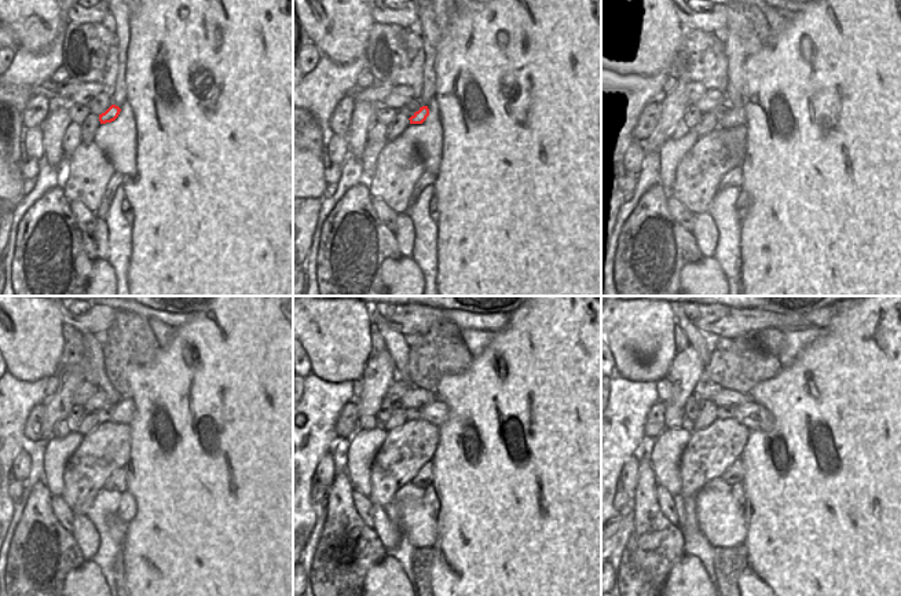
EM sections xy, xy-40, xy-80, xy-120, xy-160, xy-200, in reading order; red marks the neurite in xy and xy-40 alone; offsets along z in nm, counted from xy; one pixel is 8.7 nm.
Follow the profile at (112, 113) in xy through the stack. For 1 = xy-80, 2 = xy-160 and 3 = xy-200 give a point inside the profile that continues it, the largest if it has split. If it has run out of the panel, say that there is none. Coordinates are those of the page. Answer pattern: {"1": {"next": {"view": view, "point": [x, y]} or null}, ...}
{"1": {"next": {"view": "xy-80", "point": [735, 116]}}, "2": {"next": {"view": "xy-160", "point": [436, 412]}}, "3": {"next": {"view": "xy-200", "point": [754, 416]}}}

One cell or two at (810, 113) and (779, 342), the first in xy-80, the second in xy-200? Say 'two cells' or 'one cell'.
two cells

